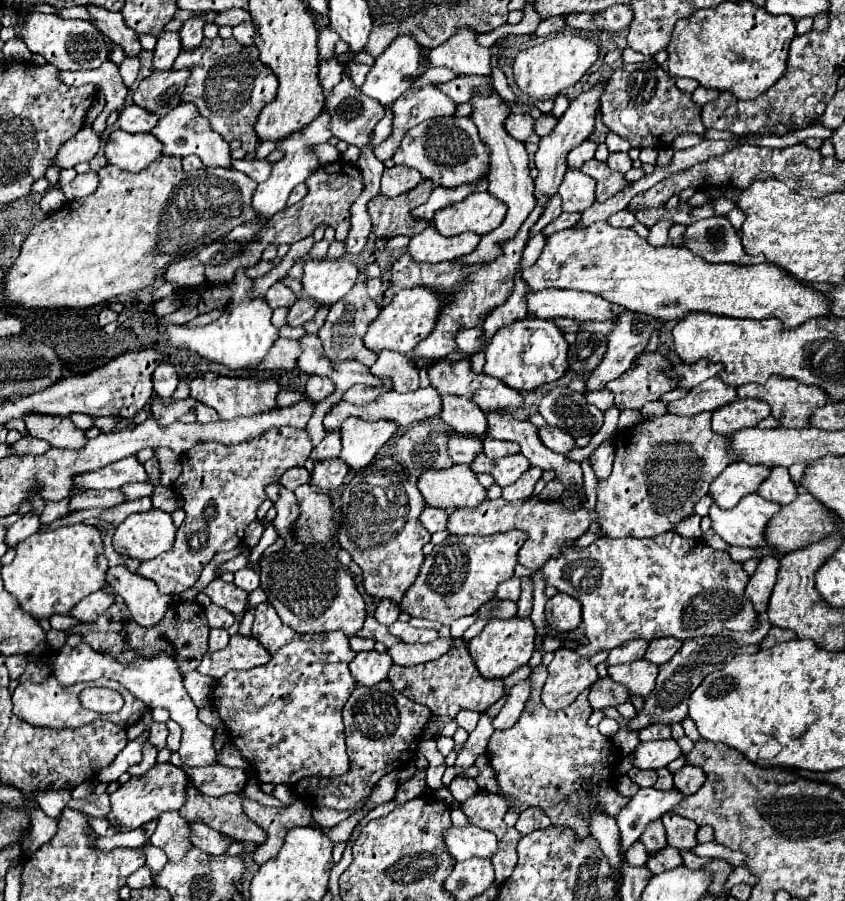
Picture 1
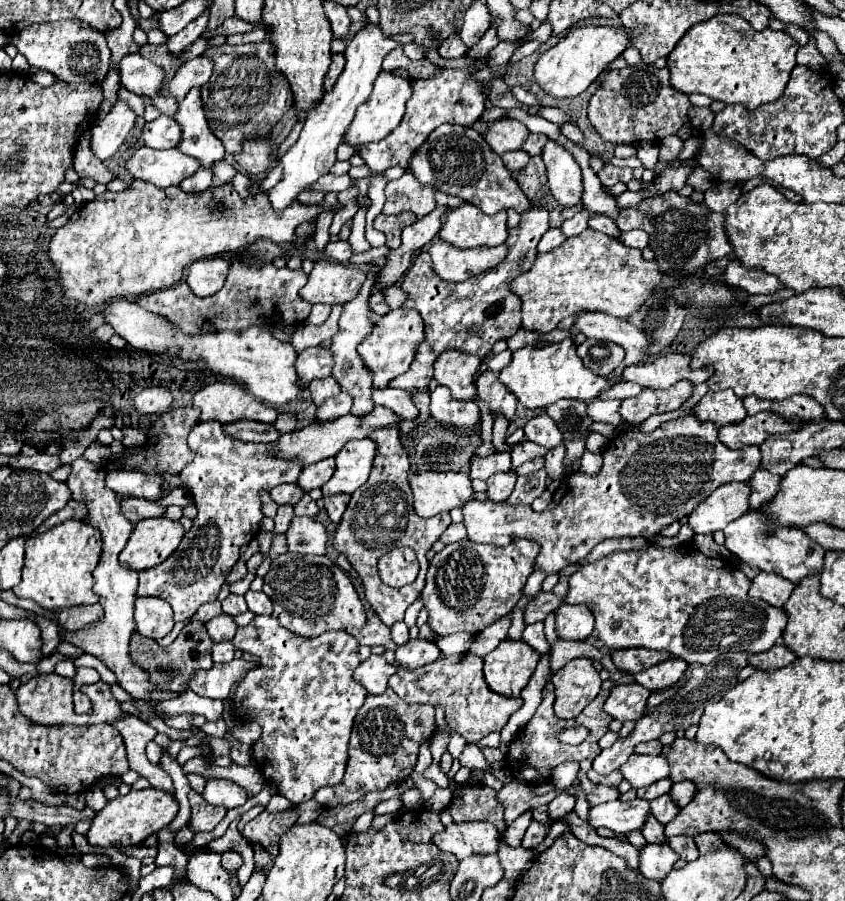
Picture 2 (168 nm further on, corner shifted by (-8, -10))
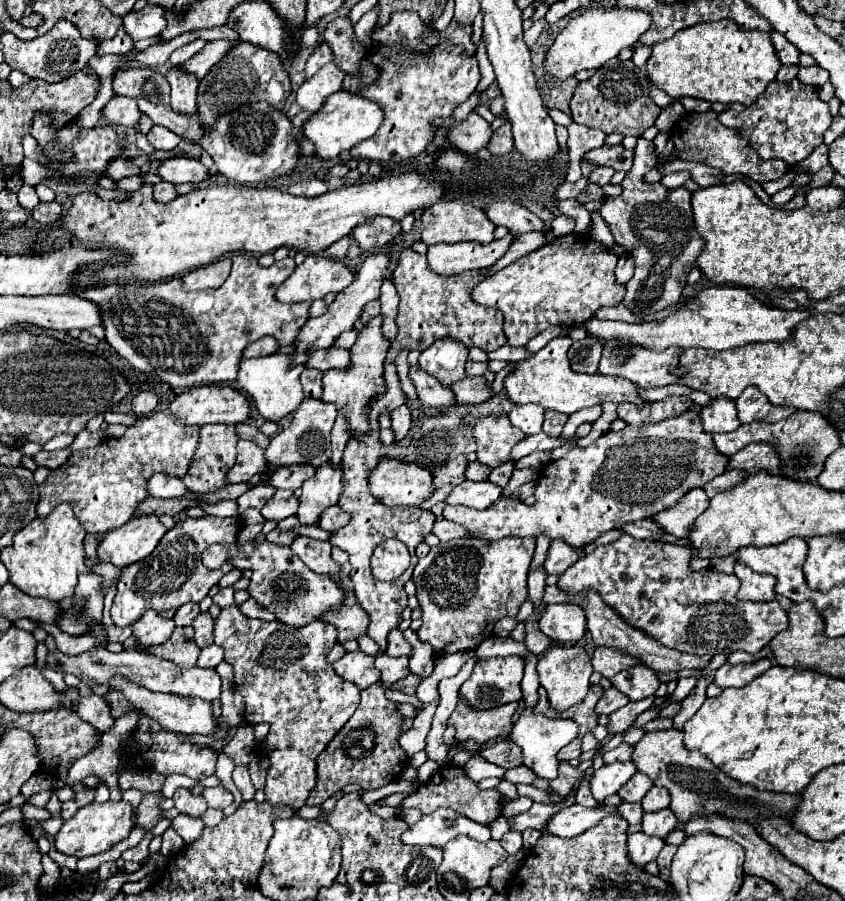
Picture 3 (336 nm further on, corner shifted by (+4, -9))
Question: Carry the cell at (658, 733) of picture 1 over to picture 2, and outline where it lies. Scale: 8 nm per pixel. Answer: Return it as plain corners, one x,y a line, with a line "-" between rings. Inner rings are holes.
652,739
652,741
646,741
642,745
636,747
636,753
648,753
648,755
660,755
662,753
662,741
658,739
-
642,749
648,749
648,751
642,751

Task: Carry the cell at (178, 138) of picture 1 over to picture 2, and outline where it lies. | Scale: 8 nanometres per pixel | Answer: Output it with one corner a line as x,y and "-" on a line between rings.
192,89
186,95
186,99
180,103
174,115
174,121
182,129
178,151
194,157
200,163
200,169
212,169
214,163
224,159
226,149
206,123
202,101
200,101
200,89

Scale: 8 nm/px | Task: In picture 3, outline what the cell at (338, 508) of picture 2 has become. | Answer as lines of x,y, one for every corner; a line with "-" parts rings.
330,506
326,508
326,512
322,514
322,524
320,528
328,530
328,532
336,532
340,528
344,528
350,522
350,514
344,512
340,506

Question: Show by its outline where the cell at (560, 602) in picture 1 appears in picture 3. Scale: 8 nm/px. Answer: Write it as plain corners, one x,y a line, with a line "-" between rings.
550,604
540,620
540,628
556,642
578,642
586,632
586,616
574,604

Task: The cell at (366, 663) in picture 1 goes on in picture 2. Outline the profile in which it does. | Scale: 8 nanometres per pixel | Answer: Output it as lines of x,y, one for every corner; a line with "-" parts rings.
370,655
354,671
354,679
366,687
370,695
382,695
388,689
388,679
396,673
398,667
388,663
384,657

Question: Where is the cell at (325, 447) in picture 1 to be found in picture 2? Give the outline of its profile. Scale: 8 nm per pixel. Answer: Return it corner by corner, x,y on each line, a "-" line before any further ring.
334,457
322,459
314,465
306,465
304,471
302,471
302,477
298,479
298,485
302,485
302,489
308,493
310,489
324,485
332,477
334,469
336,469
336,459

